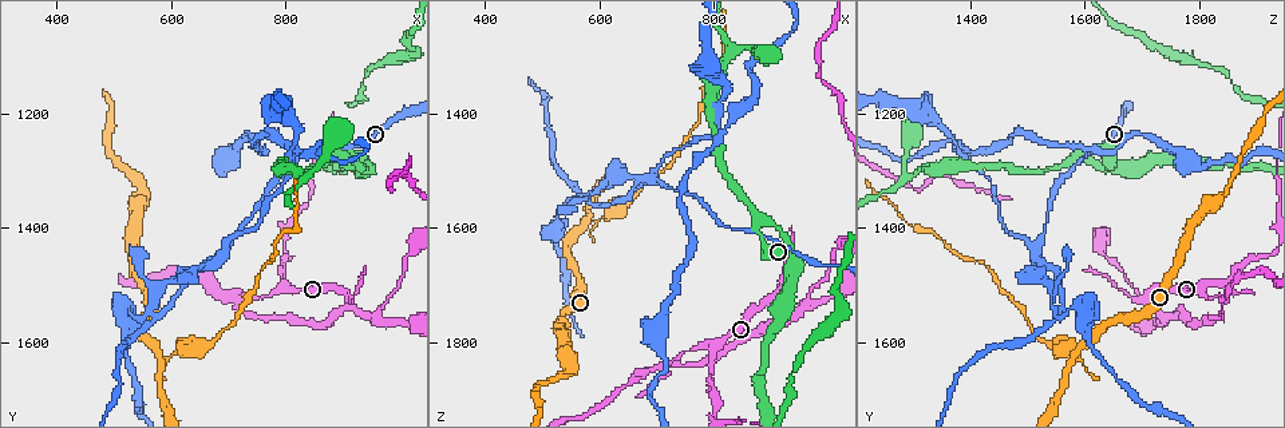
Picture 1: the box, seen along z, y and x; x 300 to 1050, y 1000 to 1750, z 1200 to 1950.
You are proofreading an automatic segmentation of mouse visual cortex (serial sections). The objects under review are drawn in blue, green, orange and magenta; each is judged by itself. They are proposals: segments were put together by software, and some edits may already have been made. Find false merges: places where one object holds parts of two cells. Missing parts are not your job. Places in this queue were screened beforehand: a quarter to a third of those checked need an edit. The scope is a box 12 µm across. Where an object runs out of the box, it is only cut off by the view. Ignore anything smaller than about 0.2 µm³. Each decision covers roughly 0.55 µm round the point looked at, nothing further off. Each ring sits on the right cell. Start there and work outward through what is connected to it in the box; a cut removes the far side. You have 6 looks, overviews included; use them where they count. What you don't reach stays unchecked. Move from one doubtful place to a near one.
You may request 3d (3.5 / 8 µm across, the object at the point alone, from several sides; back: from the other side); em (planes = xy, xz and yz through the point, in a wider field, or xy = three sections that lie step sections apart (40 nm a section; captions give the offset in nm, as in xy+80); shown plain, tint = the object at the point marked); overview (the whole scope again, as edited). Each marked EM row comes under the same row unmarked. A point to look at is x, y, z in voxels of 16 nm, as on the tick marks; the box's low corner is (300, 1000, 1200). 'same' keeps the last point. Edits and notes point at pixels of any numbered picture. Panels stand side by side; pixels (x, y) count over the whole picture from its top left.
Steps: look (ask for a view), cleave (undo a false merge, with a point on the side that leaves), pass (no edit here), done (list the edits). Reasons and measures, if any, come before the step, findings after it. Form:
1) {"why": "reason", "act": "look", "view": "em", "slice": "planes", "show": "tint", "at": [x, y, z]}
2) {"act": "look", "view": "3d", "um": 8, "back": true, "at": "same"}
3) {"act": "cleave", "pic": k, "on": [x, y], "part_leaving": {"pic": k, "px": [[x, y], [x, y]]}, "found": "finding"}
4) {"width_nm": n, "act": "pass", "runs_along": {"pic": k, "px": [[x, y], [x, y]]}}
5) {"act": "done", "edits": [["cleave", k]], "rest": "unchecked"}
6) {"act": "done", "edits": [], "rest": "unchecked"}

{"why": "sharp bend", "act": "look", "view": "em", "slice": "xy", "step": 3, "show": "tint", "at": [710, 1530, 1840]}

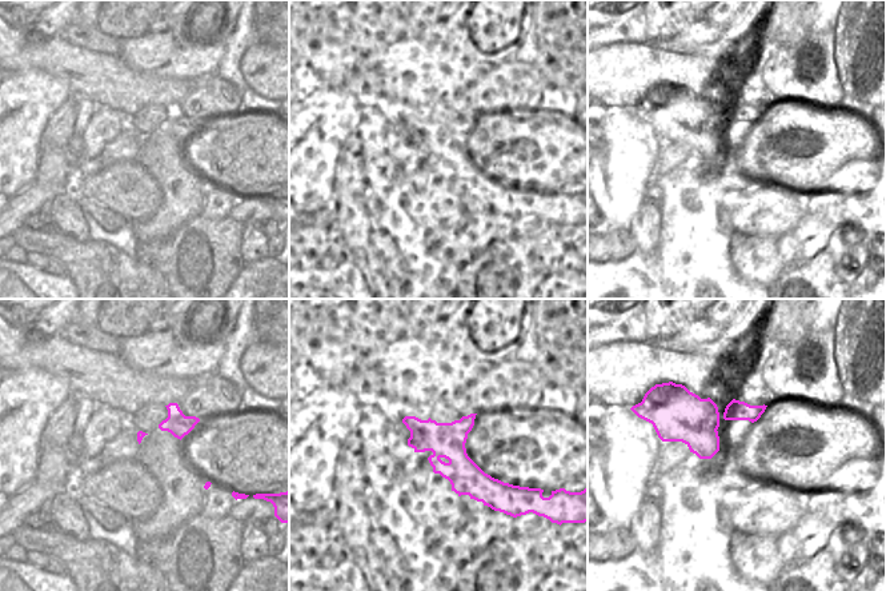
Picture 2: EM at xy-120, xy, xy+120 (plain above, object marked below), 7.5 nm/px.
{"why": "see where the arms go", "act": "look", "view": "3d", "um": 3.5, "at": "same"}

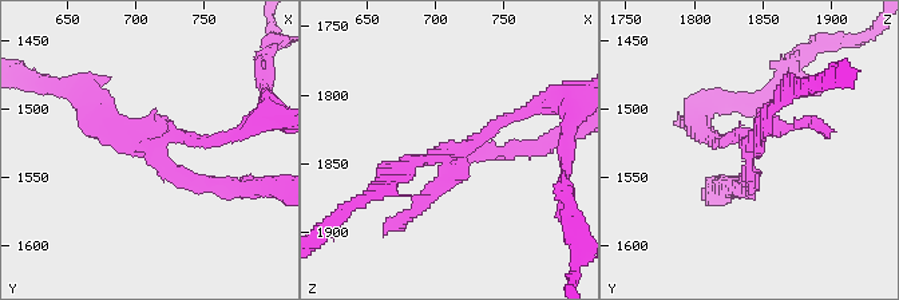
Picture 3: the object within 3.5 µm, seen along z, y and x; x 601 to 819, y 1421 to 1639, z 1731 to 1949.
{"act": "pass", "runs_along": {"pic": 3, "px": [[707, 137], [744, 133], [751, 186]]}, "found": "one cell here"}

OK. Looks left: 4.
{"why": "abrupt turn", "act": "look", "view": "3d", "um": 3.5, "at": [695, 1430, 1515]}

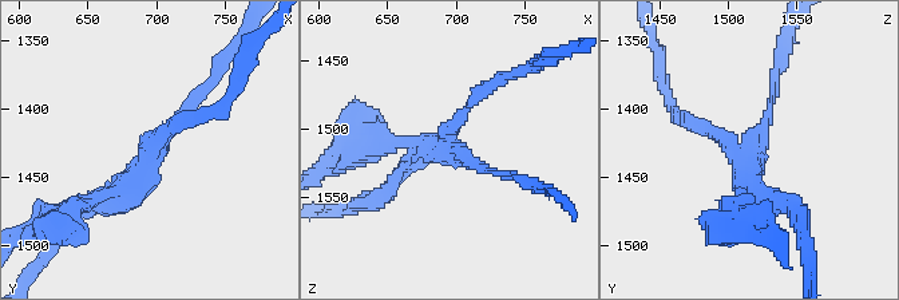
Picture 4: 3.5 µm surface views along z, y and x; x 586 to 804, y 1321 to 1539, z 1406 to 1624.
{"arms": 3, "arm_widths_nm": [100, 150, 200], "act": "look", "view": "em", "slice": "xy", "step": 5, "show": "tint", "at": [698, 1432, 1512]}

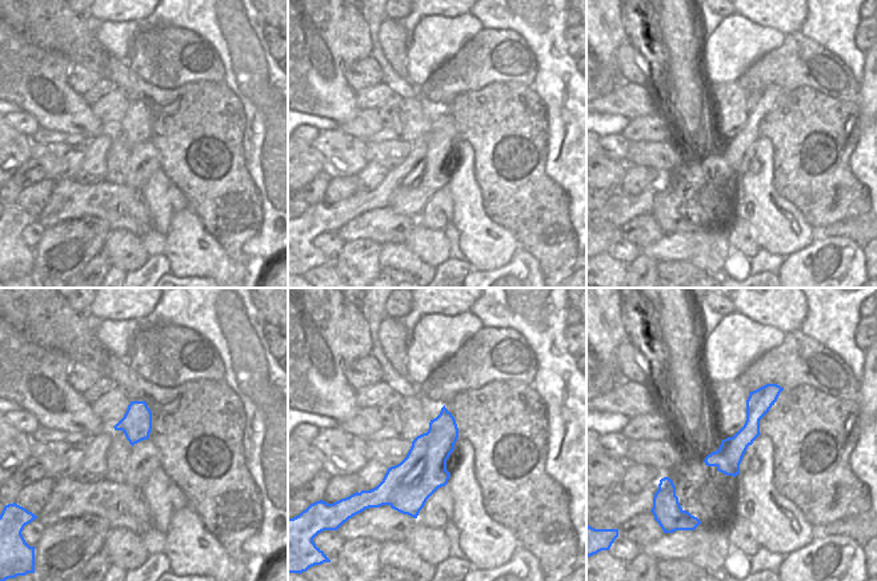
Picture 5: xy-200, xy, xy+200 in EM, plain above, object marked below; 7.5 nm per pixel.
{"act": "cleave", "pic": 4, "on": [361, 160], "part_leaving": {"pic": 4, "px": [[448, 141], [472, 99], [526, 68]]}, "found": "a second cell is stuck on"}

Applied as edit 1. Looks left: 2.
{"act": "done", "edits": [["cleave", 4]], "rest": "unchecked"}

